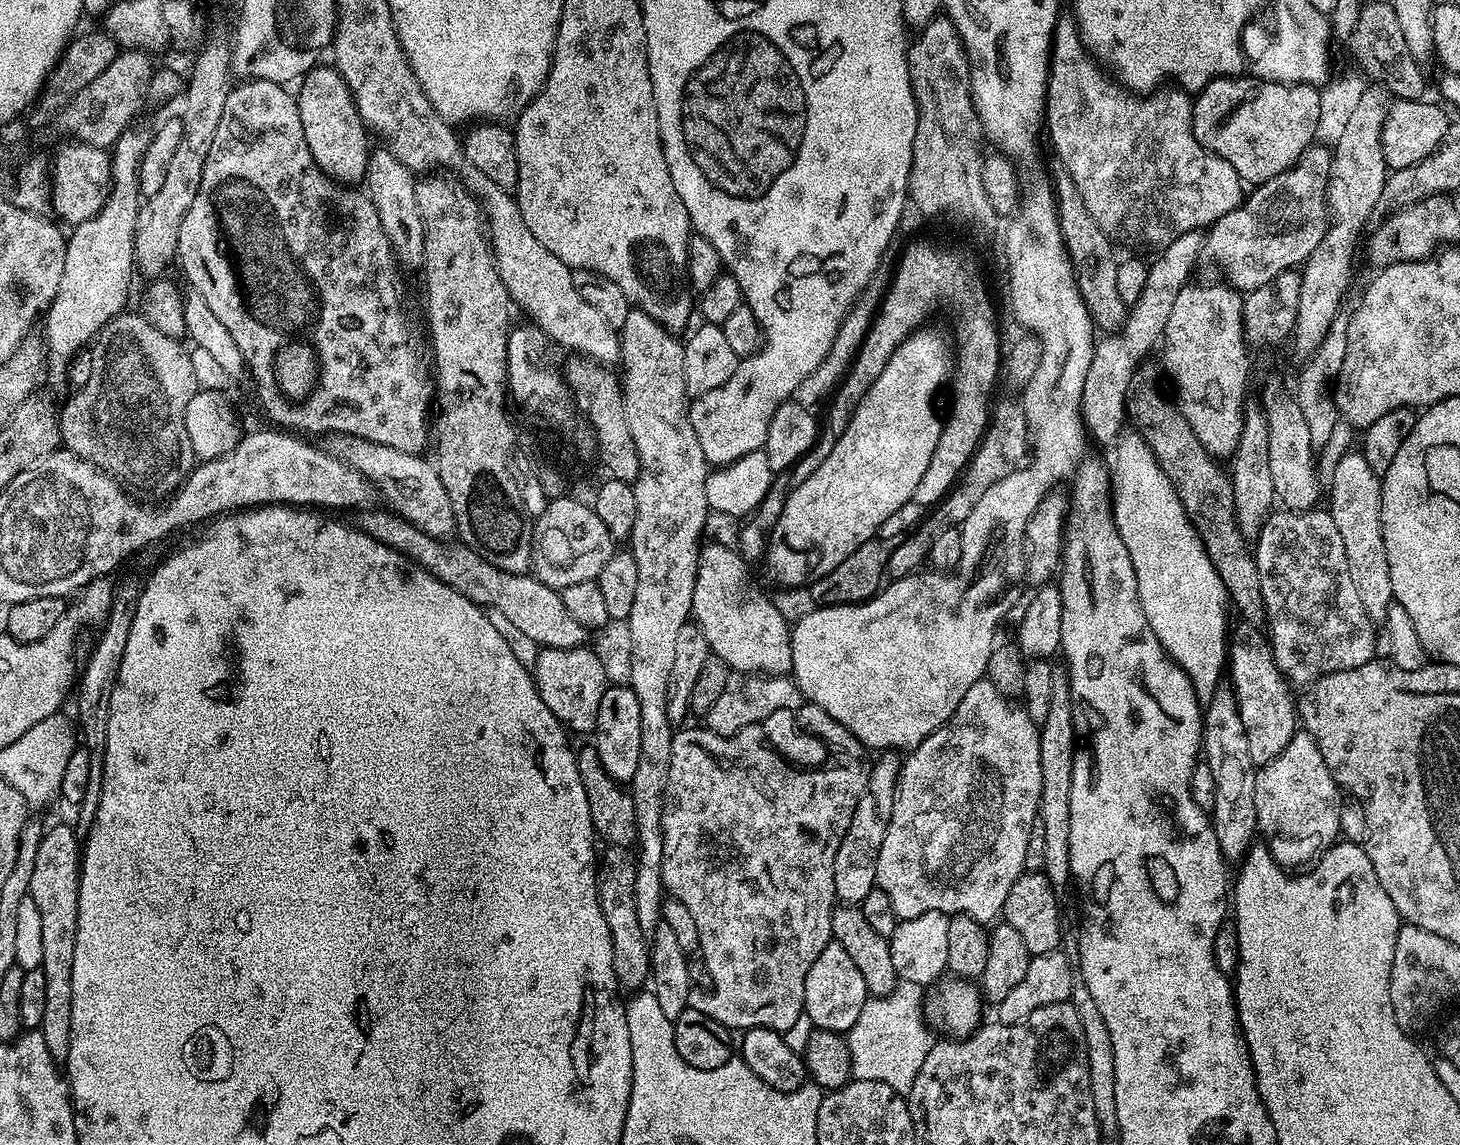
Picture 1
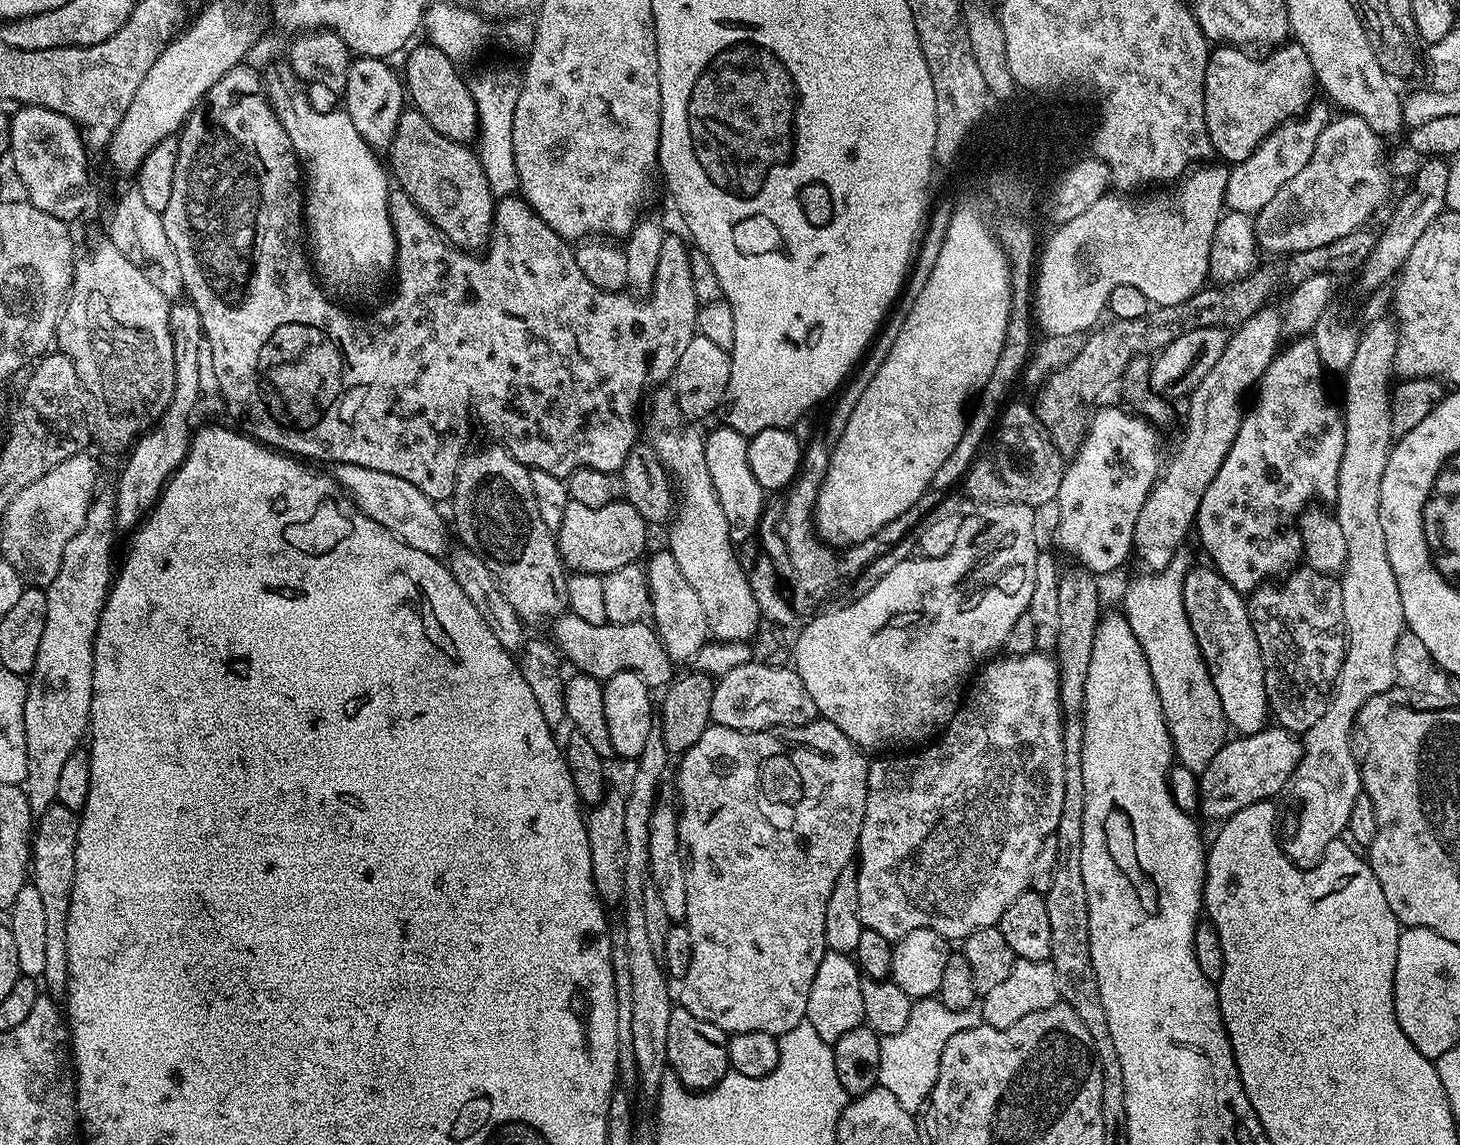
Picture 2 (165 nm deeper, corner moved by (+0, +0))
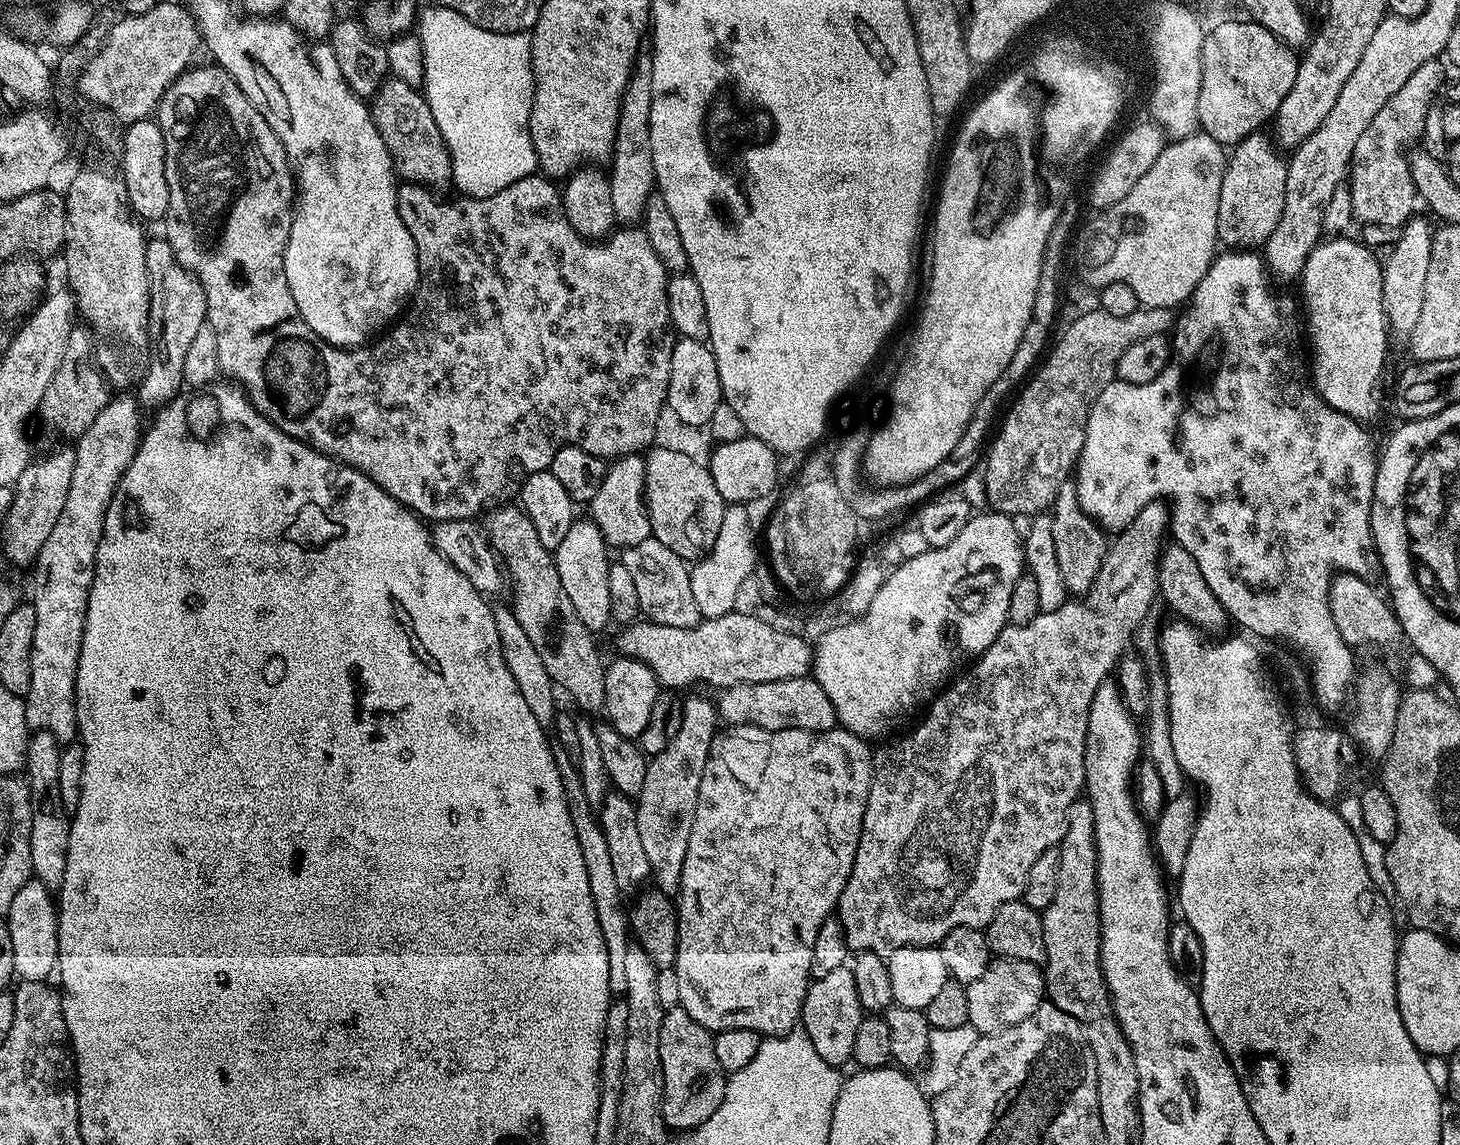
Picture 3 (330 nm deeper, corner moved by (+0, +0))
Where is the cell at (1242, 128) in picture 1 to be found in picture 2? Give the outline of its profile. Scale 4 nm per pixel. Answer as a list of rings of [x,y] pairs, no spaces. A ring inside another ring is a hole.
[[[1288,42],[1277,47],[1273,56],[1259,60],[1251,56],[1251,51],[1240,46],[1216,46],[1211,49],[1204,79],[1204,113],[1206,114],[1206,130],[1210,134],[1210,142],[1215,155],[1229,165],[1239,160],[1250,158],[1256,147],[1281,124],[1301,115],[1308,105],[1313,103],[1312,88],[1317,83],[1310,58],[1306,50],[1297,42]]]

